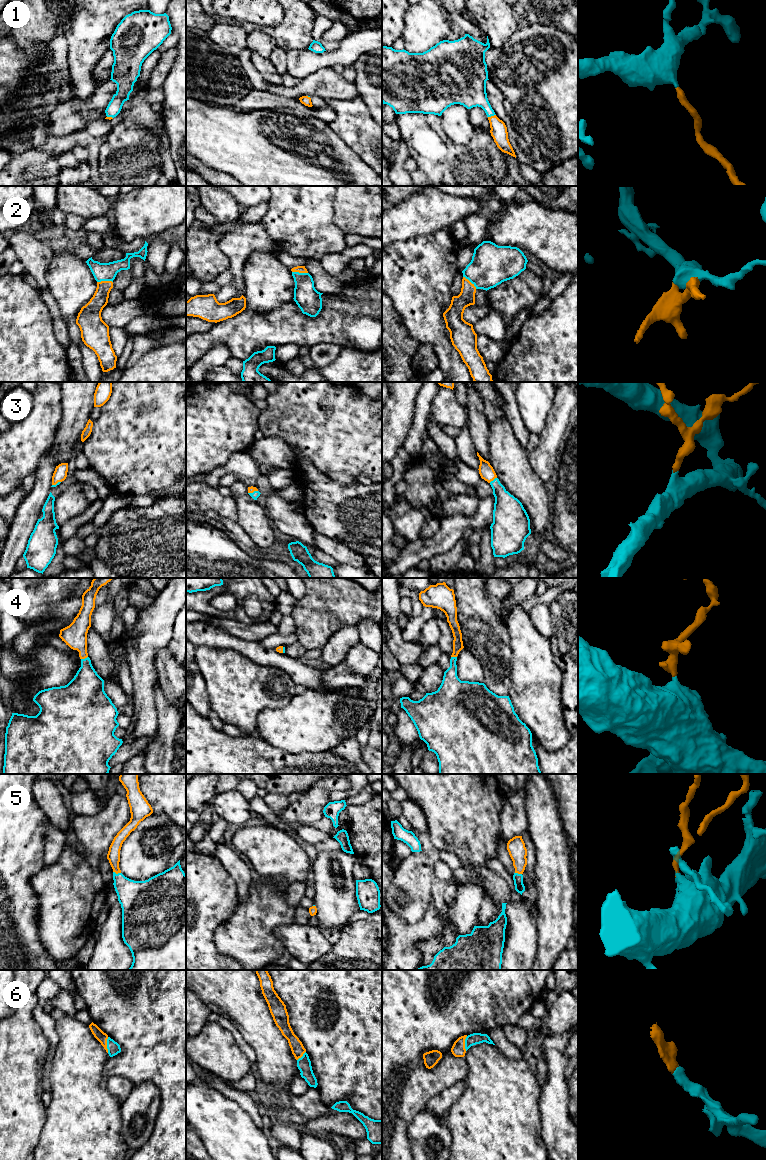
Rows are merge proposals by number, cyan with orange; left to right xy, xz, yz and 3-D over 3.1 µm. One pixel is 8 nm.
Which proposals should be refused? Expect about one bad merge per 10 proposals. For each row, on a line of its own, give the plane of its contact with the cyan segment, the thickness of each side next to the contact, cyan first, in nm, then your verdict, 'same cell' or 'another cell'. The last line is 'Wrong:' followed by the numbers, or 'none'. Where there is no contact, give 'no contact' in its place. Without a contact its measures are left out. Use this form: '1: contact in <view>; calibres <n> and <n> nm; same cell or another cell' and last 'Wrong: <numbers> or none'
1: contact in yz; calibres 240 and 130 nm; same cell
2: contact in xy; calibres 140 and 140 nm; same cell
3: contact in yz; calibres 200 and 120 nm; same cell
4: contact in xy; calibres 280 and 190 nm; same cell
5: contact in xy; calibres 280 and 100 nm; same cell
6: contact in xy; calibres 100 and 90 nm; same cell
Wrong: none

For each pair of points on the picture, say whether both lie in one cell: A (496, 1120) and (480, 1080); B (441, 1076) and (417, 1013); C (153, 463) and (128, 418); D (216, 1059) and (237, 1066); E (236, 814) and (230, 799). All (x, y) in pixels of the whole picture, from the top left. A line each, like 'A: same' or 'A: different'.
A: same
B: same
C: same
D: same
E: same

